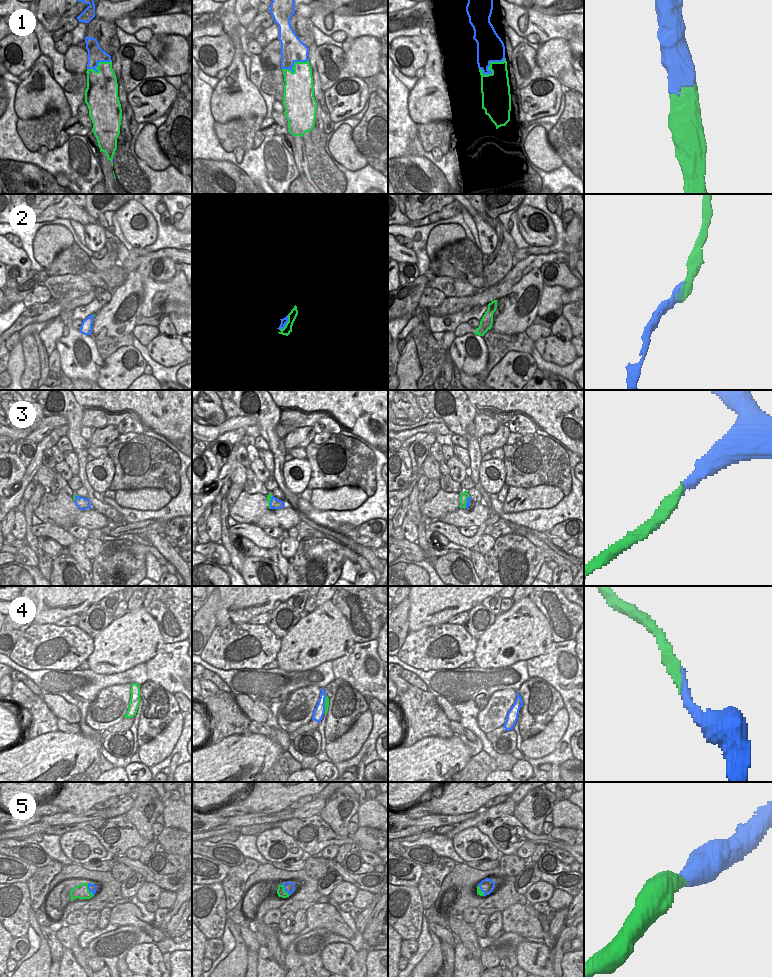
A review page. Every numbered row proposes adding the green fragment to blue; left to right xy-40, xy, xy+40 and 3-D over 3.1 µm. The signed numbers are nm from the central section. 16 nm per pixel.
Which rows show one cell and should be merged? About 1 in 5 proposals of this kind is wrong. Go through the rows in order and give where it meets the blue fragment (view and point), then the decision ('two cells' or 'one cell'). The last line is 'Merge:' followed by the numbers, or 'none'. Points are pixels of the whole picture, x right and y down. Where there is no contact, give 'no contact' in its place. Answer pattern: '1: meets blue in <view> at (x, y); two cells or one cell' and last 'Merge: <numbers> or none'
1: meets blue in xy+40 at (489, 66); one cell
2: meets blue in xy at (286, 322); one cell
3: meets blue in xy at (270, 502); one cell
4: meets blue in xy at (324, 704); one cell
5: meets blue in xy-40 at (88, 888); one cell
Merge: 1, 2, 3, 4, 5

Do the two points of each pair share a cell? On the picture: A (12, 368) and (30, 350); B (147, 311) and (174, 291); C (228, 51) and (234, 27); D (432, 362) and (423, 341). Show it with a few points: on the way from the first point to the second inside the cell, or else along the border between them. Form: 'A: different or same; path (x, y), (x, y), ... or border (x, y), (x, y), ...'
A: different; border (22, 340), (24, 371), (20, 379)
B: same; path (153, 304), (161, 294), (167, 294)
C: different; border (208, 35), (230, 39), (231, 63)
D: same; path (431, 357), (427, 346)

